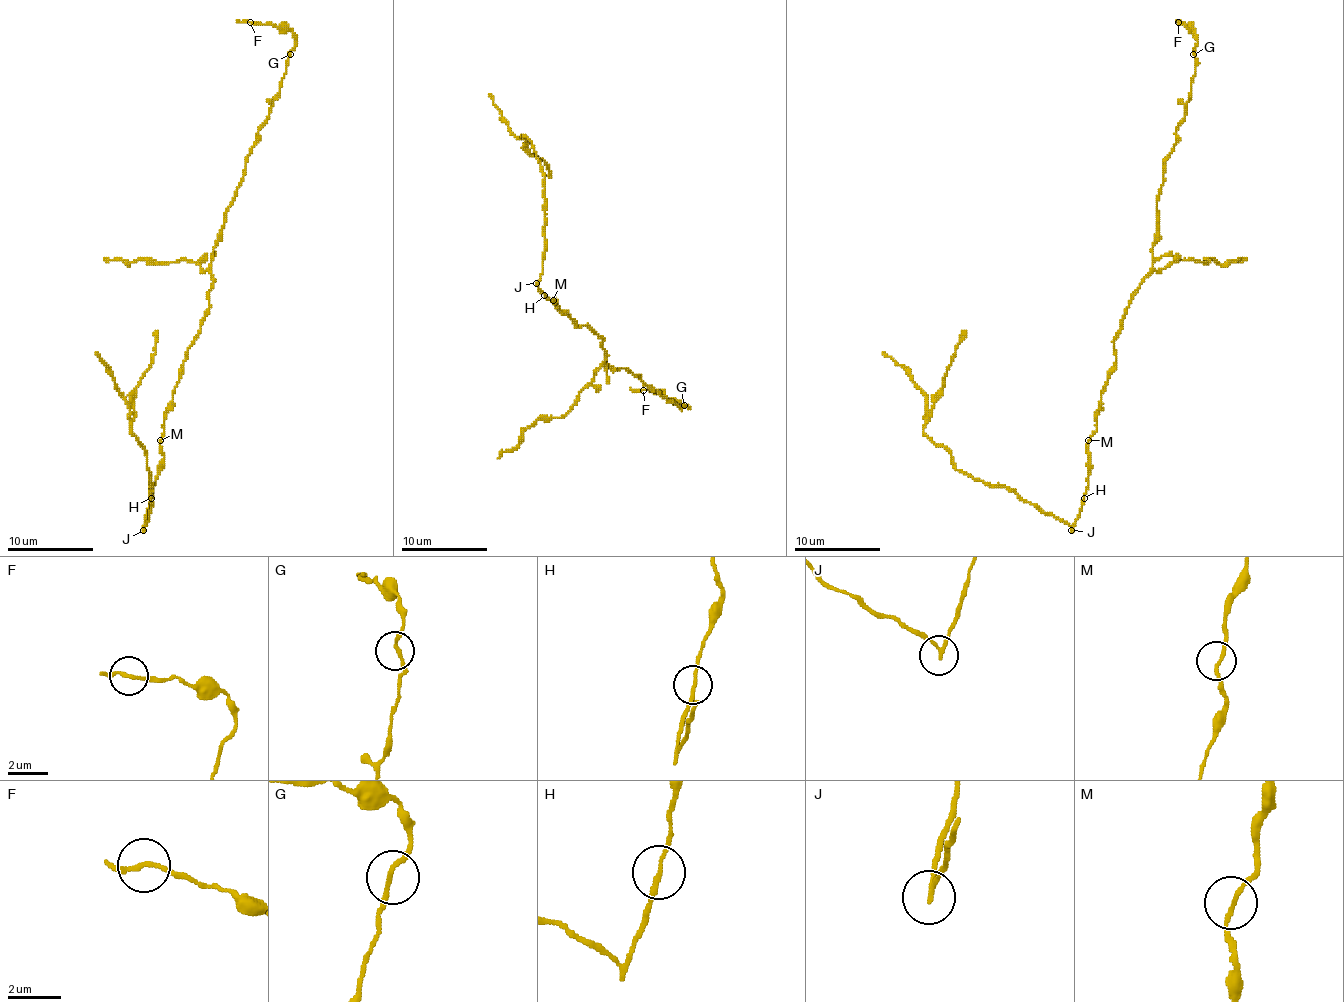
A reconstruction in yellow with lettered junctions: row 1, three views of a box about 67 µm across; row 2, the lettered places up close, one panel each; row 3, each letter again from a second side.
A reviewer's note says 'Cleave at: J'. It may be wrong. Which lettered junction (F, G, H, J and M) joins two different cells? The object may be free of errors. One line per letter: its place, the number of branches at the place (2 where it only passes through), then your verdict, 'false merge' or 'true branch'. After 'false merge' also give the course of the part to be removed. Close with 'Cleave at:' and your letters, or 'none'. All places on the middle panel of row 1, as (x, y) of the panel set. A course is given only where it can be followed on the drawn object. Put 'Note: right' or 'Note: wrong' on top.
Note: right
F: at (643, 390); 2 branches meet; true branch
G: at (684, 405); 2 branches meet; true branch
H: at (544, 295); 2 branches meet; true branch
J: at (536, 283); 2 branches meet; false merge; foreign part runs (536, 282), (542, 274), (544, 252), (544, 175), (525, 135), (527, 150), (549, 167), (551, 177)
M: at (553, 300); 2 branches meet; true branch
Cleave at: J

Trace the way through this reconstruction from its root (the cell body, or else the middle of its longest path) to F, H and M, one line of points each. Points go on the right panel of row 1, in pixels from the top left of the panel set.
F: (1105, 382), (1131, 294), (1152, 266), (1165, 157), (1195, 76), (1197, 35), (1178, 22)
H: (1105, 382), (1101, 410), (1097, 414), (1097, 431), (1088, 442), (1088, 485), (1084, 498)
M: (1105, 382), (1101, 410), (1097, 414), (1097, 431), (1088, 440)

